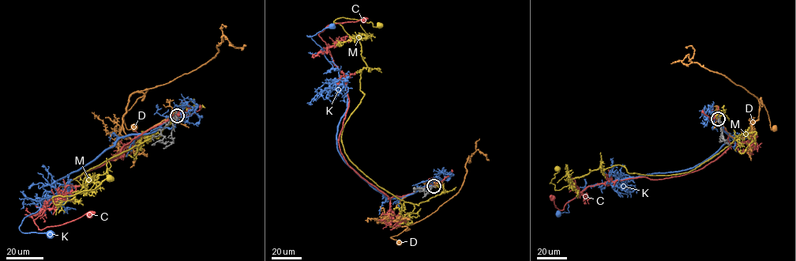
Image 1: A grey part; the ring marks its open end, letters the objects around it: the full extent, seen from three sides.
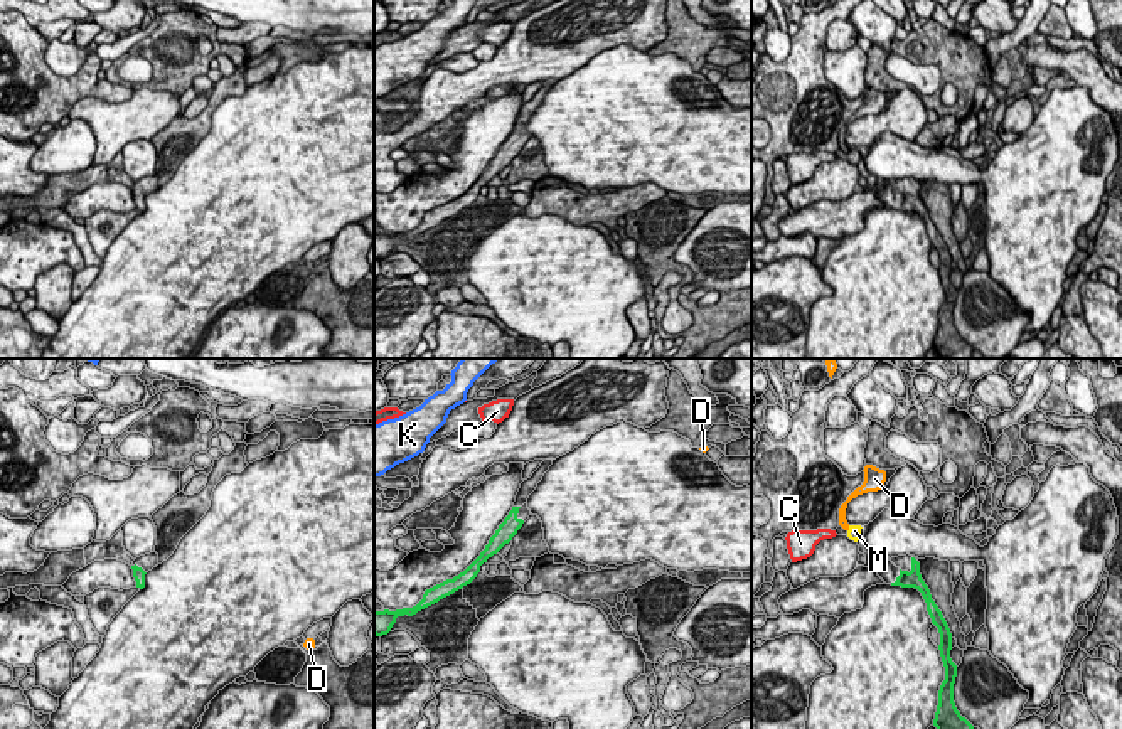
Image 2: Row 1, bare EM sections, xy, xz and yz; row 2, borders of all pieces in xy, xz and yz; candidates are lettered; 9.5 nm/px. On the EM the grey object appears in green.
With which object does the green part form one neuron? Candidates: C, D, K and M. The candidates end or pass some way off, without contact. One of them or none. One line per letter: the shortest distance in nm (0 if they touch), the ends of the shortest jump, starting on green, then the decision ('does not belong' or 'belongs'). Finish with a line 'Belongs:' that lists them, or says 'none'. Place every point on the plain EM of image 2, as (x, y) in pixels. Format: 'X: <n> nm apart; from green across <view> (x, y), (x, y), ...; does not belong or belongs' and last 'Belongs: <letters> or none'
C: 700 nm apart; from green across yz (900, 192), (836, 157); does not belong
D: 650 nm apart; from green across yz (900, 192), (848, 152); does not belong
K: 1000 nm apart; from green across xz (512, 130), (423, 73); does not belong
M: 500 nm apart; from green across yz (900, 192), (858, 162); does not belong
Belongs: none

